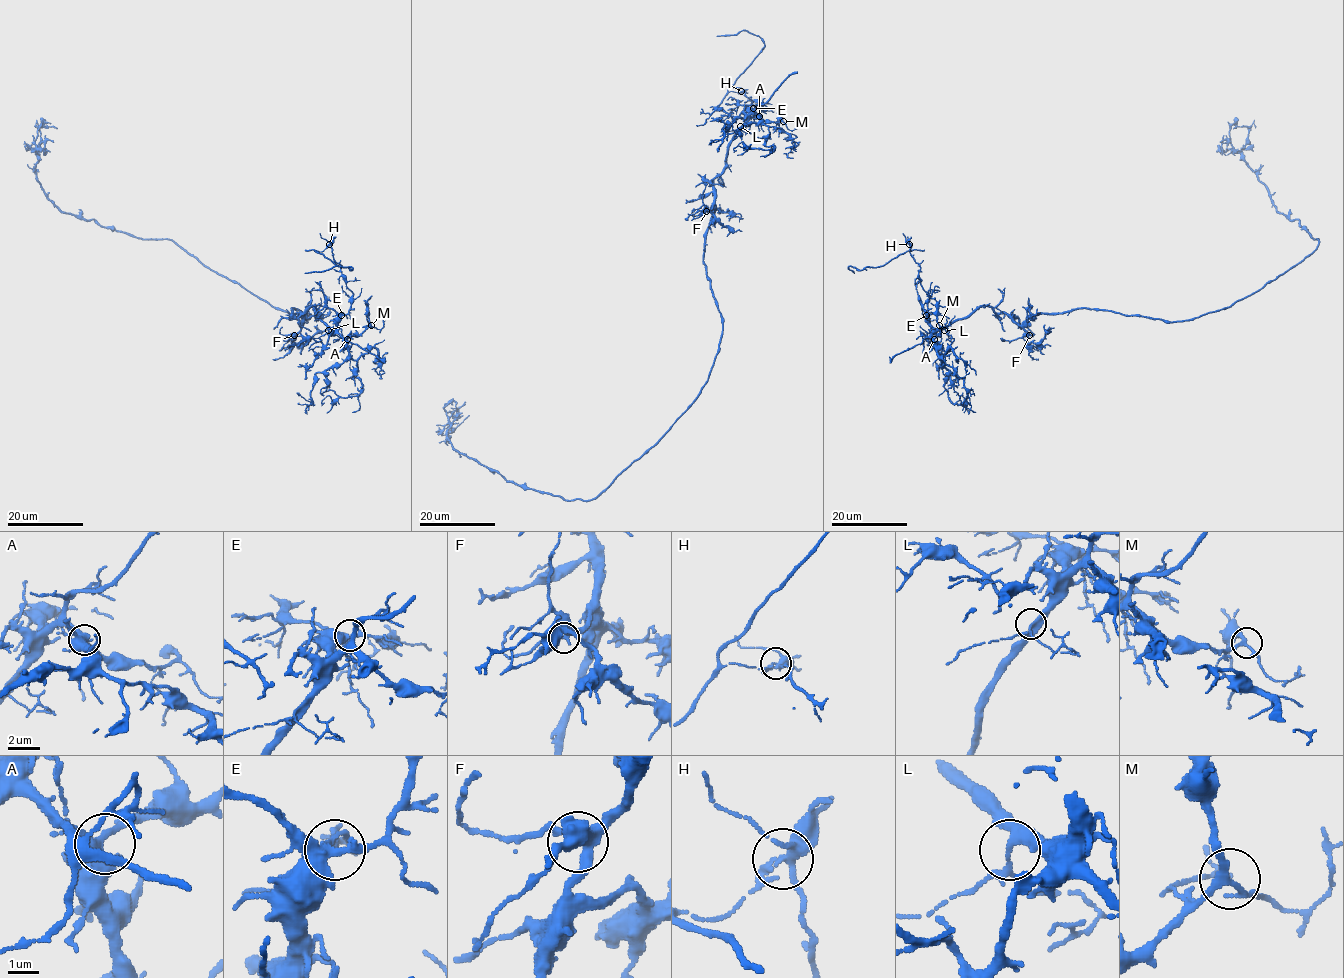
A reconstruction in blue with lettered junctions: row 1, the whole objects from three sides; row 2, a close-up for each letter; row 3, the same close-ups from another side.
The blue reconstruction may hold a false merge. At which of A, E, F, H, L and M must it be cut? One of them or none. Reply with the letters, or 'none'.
H

